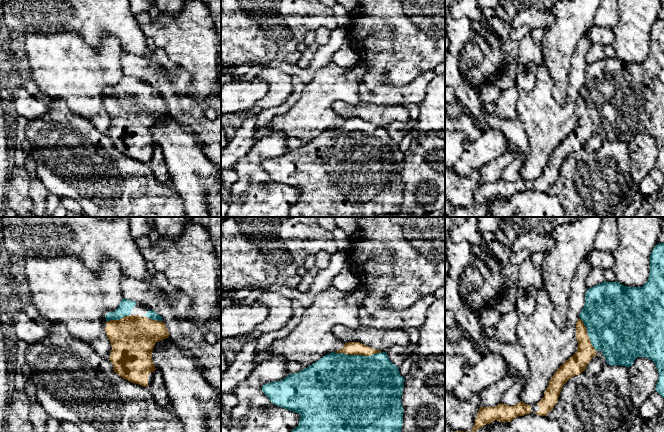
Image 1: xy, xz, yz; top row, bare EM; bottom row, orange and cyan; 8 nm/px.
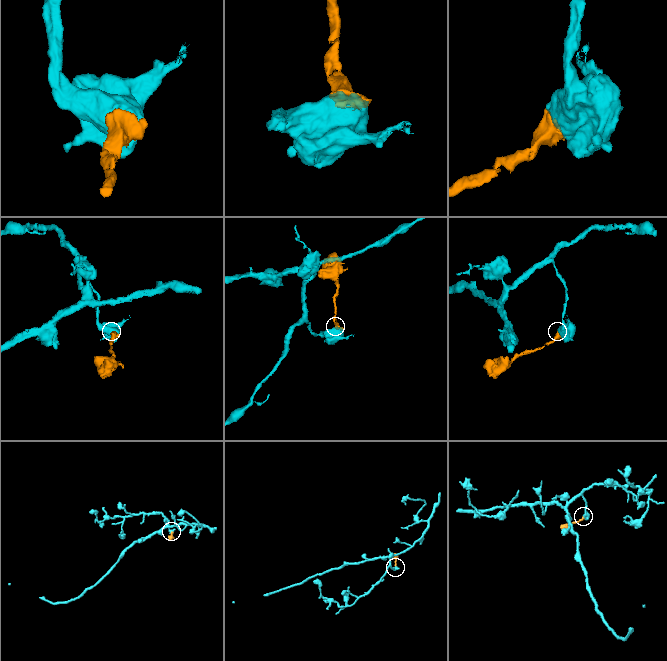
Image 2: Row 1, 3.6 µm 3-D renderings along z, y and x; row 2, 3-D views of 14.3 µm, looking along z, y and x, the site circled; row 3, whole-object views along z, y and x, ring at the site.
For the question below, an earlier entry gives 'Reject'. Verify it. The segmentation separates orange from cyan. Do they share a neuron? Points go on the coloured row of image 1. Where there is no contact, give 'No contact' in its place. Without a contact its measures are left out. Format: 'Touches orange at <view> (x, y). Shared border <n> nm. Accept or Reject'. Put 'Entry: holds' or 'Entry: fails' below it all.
Touches orange at xz (358, 354). Shared border 380 nm. Accept
Entry: fails

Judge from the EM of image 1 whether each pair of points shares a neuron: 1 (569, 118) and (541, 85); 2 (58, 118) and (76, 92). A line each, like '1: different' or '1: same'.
1: same
2: different

